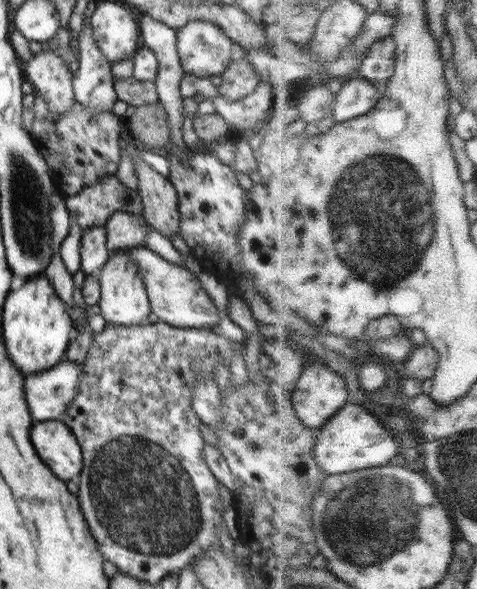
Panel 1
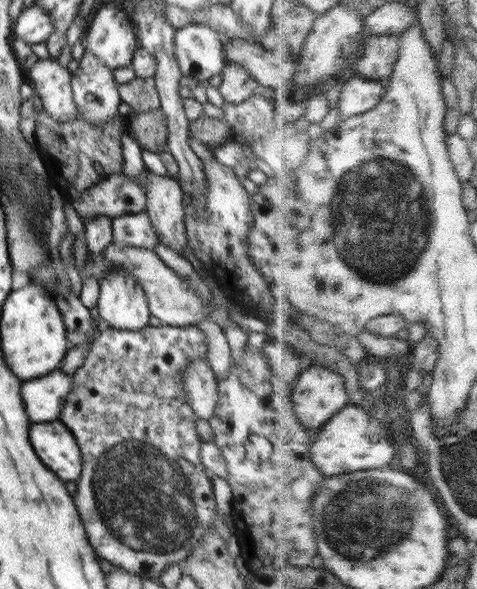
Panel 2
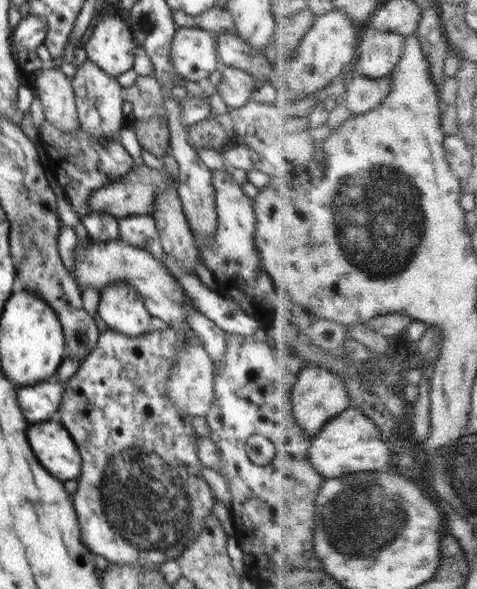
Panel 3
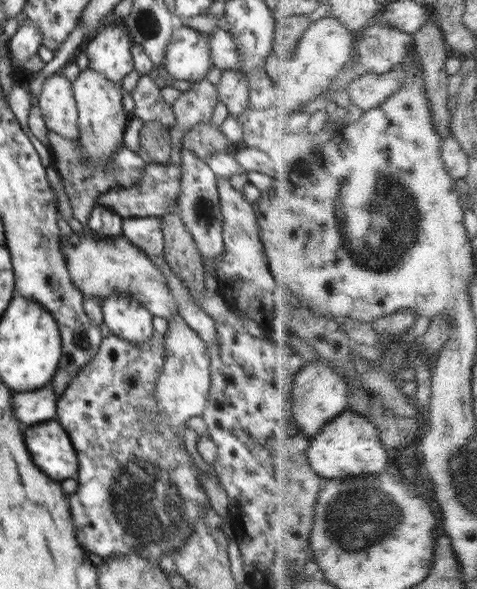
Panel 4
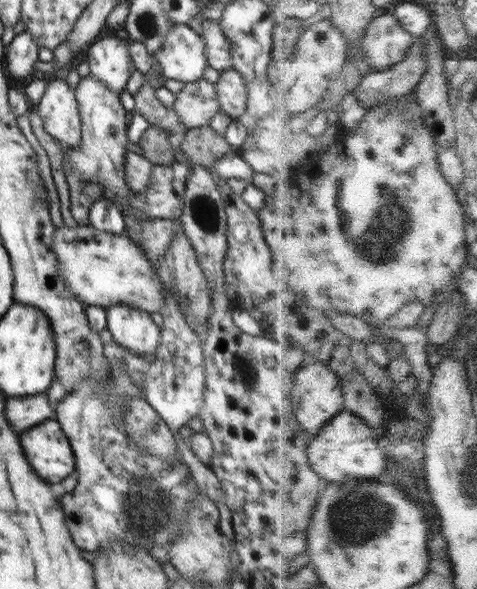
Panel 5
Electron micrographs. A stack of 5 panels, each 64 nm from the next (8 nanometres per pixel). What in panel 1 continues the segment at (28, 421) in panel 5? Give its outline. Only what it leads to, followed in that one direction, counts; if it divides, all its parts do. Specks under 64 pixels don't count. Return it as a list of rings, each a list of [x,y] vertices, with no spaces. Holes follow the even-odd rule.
[[[62,360],[48,371],[25,375],[24,395],[34,422],[59,420],[63,417],[68,404],[72,404],[80,390],[80,377],[83,378],[82,370],[84,370],[82,365]]]

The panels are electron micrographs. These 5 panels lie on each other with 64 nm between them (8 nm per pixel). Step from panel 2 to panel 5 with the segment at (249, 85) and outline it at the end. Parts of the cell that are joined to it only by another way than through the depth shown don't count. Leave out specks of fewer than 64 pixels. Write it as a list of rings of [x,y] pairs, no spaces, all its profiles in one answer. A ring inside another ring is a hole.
[[[234,68],[221,71],[215,83],[220,108],[230,117],[243,120],[247,110],[247,86],[244,77]]]

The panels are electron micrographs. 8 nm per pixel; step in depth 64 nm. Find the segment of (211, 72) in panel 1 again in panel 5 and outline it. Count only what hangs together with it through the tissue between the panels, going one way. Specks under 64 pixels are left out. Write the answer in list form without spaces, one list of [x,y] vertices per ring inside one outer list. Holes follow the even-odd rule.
[[[174,24],[154,57],[167,79],[191,83],[202,79],[205,68],[209,66],[204,50],[199,30],[187,24]]]

